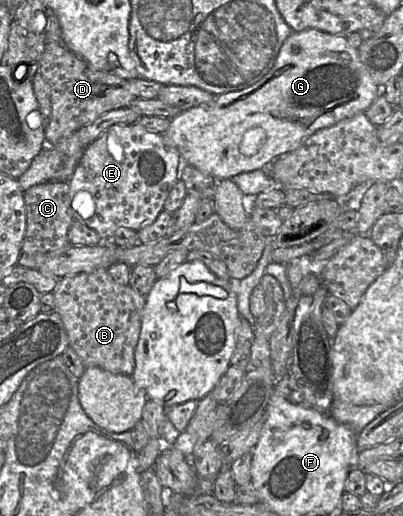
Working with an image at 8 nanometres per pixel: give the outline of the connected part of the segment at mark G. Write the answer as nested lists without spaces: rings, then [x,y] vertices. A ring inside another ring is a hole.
[[[318,29],[293,31],[282,44],[269,73],[258,83],[182,111],[170,120],[163,135],[178,150],[183,164],[191,165],[217,180],[231,180],[241,173],[266,168],[280,156],[299,148],[317,131],[365,112],[381,93],[382,89],[361,61],[358,48],[351,46],[346,36]]]

